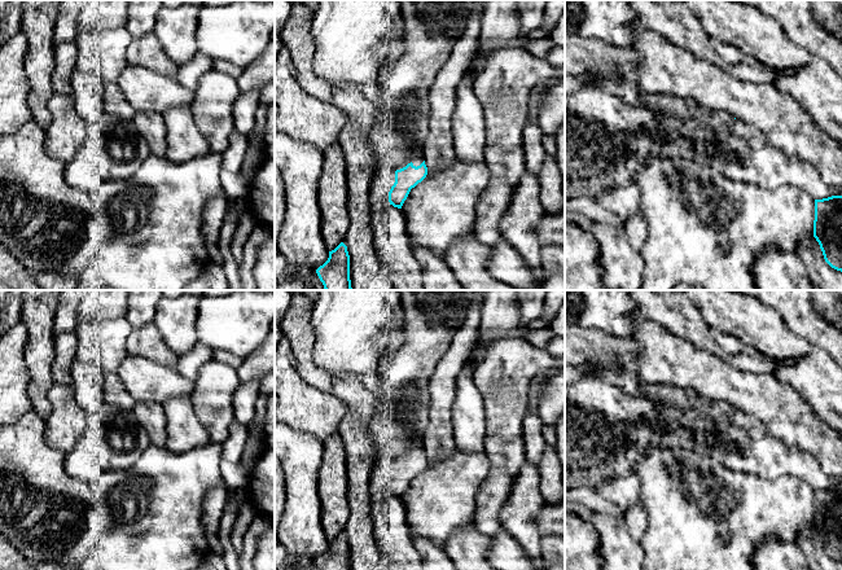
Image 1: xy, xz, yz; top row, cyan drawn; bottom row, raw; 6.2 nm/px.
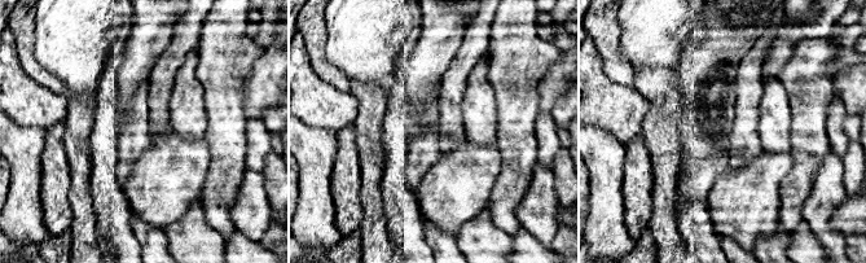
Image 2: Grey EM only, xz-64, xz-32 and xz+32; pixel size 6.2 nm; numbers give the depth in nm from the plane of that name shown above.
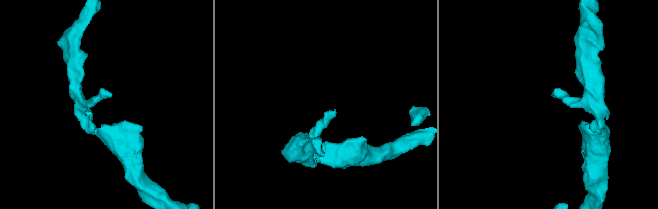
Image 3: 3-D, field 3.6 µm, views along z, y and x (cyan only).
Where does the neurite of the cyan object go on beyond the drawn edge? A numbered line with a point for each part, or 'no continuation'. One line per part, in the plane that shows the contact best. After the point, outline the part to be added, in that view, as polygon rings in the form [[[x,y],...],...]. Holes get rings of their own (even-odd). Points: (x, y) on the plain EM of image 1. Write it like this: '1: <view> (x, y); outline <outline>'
1: xz (416, 447); outline [[[415,440],[411,447],[407,450],[407,455],[408,453],[413,453],[413,456],[420,456],[424,452],[424,446],[422,446],[422,440]]]

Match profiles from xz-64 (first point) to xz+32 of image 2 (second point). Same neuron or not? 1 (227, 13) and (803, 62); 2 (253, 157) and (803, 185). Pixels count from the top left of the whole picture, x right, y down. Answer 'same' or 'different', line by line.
1: same
2: different

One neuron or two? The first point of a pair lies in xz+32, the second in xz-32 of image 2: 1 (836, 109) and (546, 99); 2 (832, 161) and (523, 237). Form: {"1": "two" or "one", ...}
{"1": "two", "2": "two"}

